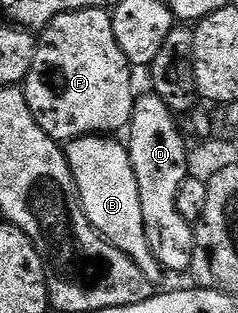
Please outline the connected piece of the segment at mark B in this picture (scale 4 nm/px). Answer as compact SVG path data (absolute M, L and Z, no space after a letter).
M98 134L70 140L64 145L64 150L67 162L71 166L77 195L81 197L81 209L87 214L91 226L95 226L95 230L104 240L123 250L123 254L127 254L127 258L131 258L135 266L139 266L139 270L147 274L147 278L153 285L160 285L163 269L161 263L155 258L155 254L151 254L151 246L147 242L147 230L143 226L143 206L139 202L139 182L135 182L135 170L131 166L128 147L122 141L120 144L117 138Z

